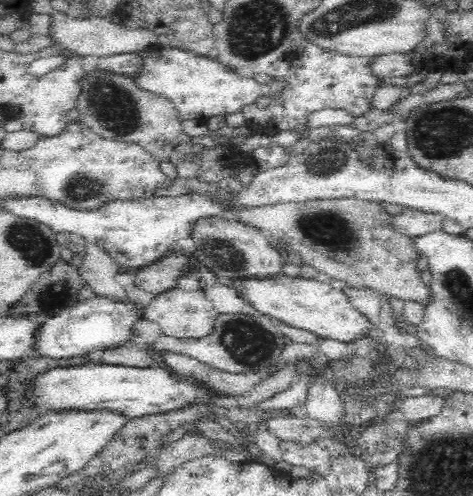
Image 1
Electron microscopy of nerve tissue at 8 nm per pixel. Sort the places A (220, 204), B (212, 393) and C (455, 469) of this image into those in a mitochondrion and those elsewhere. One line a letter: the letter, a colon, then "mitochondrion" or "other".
A: other
B: other
C: mitochondrion

